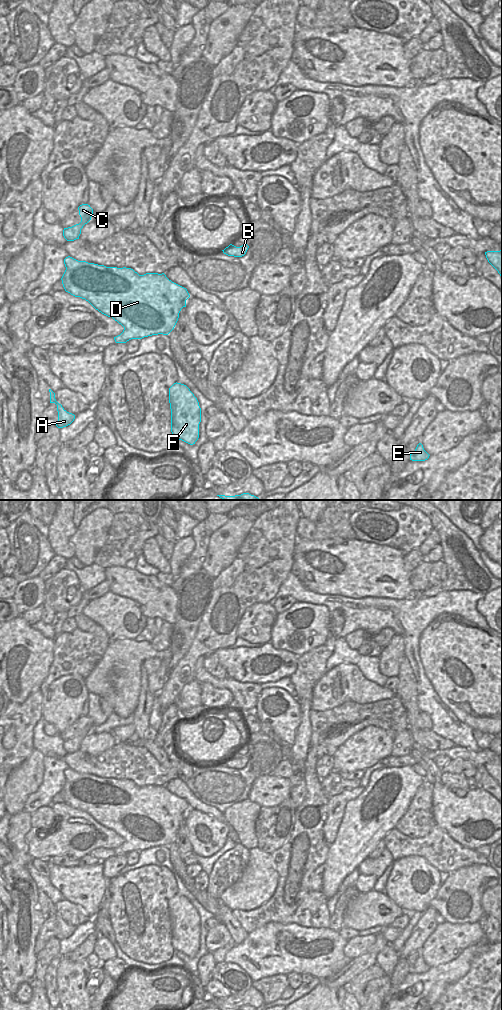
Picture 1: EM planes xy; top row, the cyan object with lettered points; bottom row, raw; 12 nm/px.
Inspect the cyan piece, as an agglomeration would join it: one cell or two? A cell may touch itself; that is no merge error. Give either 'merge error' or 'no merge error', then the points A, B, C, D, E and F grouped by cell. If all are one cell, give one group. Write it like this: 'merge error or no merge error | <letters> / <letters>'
no merge error | A B C D E F

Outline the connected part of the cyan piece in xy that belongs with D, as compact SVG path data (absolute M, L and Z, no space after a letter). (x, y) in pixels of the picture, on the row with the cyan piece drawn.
M68 256L64 259L64 264L65 264L66 270L65 270L61 280L62 280L62 284L63 284L65 291L75 297L80 297L82 299L85 299L96 310L98 310L99 312L101 312L102 314L104 314L108 317L112 317L115 321L117 321L119 324L121 324L124 327L123 332L120 335L114 337L114 340L116 343L126 343L127 341L129 341L131 339L142 339L144 337L158 335L158 334L168 335L174 329L174 327L178 321L178 318L179 318L179 313L183 307L186 307L186 300L190 297L186 288L169 280L164 273L162 273L162 274L146 273L144 275L139 275L137 272L135 272L131 268L106 267L104 265L88 263L86 261L78 261L70 256Z

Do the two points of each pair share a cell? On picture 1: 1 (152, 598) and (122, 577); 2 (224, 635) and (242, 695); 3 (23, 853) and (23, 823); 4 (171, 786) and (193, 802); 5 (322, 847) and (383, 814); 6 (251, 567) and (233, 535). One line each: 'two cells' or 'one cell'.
1: one cell
2: two cells
3: one cell
4: one cell
5: two cells
6: two cells

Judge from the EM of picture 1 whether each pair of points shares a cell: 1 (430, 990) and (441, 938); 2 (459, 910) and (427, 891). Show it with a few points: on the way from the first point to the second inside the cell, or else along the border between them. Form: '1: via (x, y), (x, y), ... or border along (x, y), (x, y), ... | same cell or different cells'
1: border along (457, 957), (430, 968) | different cells
2: border along (440, 885), (429, 905) | different cells

